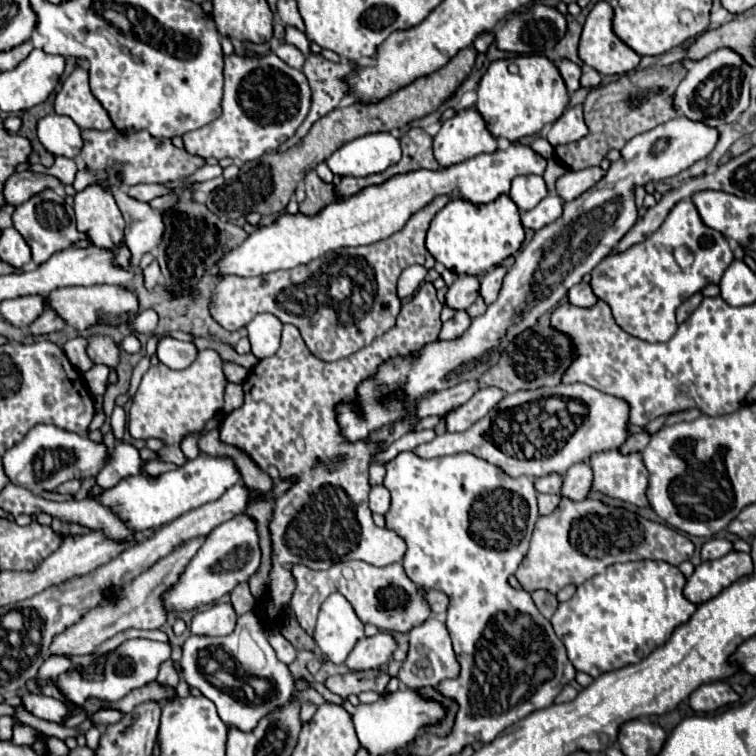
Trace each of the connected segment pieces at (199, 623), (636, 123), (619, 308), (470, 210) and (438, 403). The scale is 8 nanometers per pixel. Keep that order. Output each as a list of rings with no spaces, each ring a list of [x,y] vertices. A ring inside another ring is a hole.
[[[230,602],[224,604],[212,604],[208,608],[202,608],[194,614],[190,630],[192,634],[206,634],[206,636],[226,636],[236,626],[236,612]]]
[[[674,62],[670,66],[662,68],[642,68],[630,74],[624,74],[616,82],[608,86],[600,86],[590,90],[586,102],[584,102],[584,120],[588,126],[588,134],[580,138],[578,142],[570,142],[564,146],[554,148],[554,156],[558,162],[562,162],[568,170],[584,170],[590,166],[600,166],[608,150],[616,148],[622,150],[630,138],[648,132],[656,128],[658,124],[664,124],[672,120],[678,112],[674,110],[674,90],[686,78],[688,70],[682,62]],[[594,104],[600,104],[600,108],[594,108]]]
[[[686,198],[670,210],[664,224],[646,242],[634,244],[624,252],[608,254],[592,270],[590,286],[612,308],[614,320],[622,330],[646,342],[668,342],[678,330],[676,308],[706,286],[718,284],[730,262],[732,250],[728,240],[720,232],[710,230],[700,220],[692,200]],[[676,246],[688,246],[694,252],[694,264],[690,268],[676,264],[672,256]]]
[[[502,194],[488,204],[470,204],[466,200],[450,200],[432,220],[426,234],[426,250],[436,262],[444,264],[454,274],[480,276],[492,266],[500,264],[524,242],[524,228],[518,216],[516,204],[510,196]]]
[[[468,380],[468,382],[460,382],[454,388],[432,394],[422,400],[422,418],[424,416],[444,416],[446,412],[466,404],[478,390],[480,390],[478,380]]]

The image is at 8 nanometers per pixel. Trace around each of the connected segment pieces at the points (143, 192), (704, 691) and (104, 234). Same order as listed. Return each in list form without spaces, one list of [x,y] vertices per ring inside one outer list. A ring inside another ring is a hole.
[[[138,184],[138,186],[128,186],[126,192],[142,202],[150,202],[158,196],[170,196],[174,194],[174,190],[168,184]]]
[[[726,682],[702,684],[690,694],[690,708],[696,712],[714,712],[726,704],[738,702],[740,696]]]
[[[86,186],[74,196],[76,222],[80,232],[88,232],[94,246],[114,248],[122,242],[124,218],[114,194],[106,186]]]

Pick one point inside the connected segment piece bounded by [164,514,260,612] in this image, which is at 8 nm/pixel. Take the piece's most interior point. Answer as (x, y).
(230, 555)

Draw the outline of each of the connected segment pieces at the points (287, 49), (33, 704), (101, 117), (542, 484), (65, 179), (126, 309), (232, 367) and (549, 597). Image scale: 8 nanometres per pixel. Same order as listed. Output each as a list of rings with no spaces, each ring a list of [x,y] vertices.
[[[286,42],[276,48],[276,54],[278,54],[286,64],[290,64],[290,66],[294,66],[294,68],[298,68],[298,70],[304,66],[304,60],[306,60],[306,56],[304,56],[296,46],[286,44]]]
[[[24,694],[22,704],[34,716],[44,718],[44,720],[52,720],[52,722],[58,722],[58,724],[62,720],[70,718],[70,714],[72,714],[70,706],[64,700],[50,698],[50,696],[44,696],[44,694]]]
[[[76,68],[56,94],[56,112],[72,118],[82,130],[110,130],[112,120],[102,104],[92,96],[88,86],[88,72]]]
[[[548,474],[544,478],[536,478],[534,484],[536,484],[538,492],[558,494],[558,490],[562,490],[562,476],[560,474]]]
[[[58,156],[58,158],[54,160],[52,168],[44,168],[40,164],[31,164],[29,168],[29,171],[32,172],[56,176],[64,186],[73,184],[77,170],[76,162],[74,162],[73,159],[64,158],[64,156]]]
[[[100,284],[88,288],[58,288],[48,294],[48,306],[54,308],[76,330],[88,330],[100,322],[100,318],[132,318],[138,314],[138,298],[132,290],[116,284]]]
[[[224,362],[224,374],[226,374],[226,380],[228,382],[234,382],[234,384],[242,384],[244,378],[248,376],[248,370],[238,366],[238,364],[232,364],[232,362]]]
[[[534,590],[534,592],[530,592],[530,596],[532,596],[536,608],[540,610],[540,614],[542,614],[544,618],[552,618],[554,610],[556,610],[558,604],[560,604],[558,598],[556,598],[554,594],[546,592],[546,590]]]

